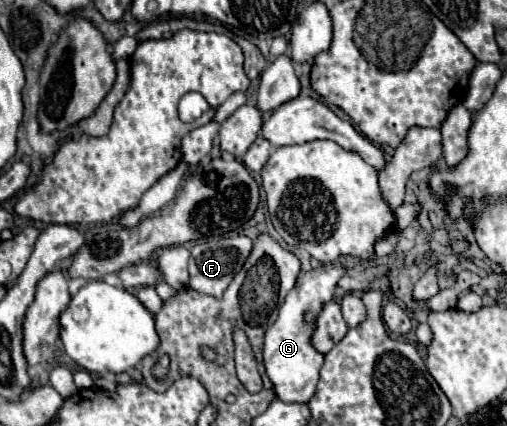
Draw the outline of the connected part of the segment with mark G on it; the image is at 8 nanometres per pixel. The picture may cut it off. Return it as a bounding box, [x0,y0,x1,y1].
[263,263,345,403]

